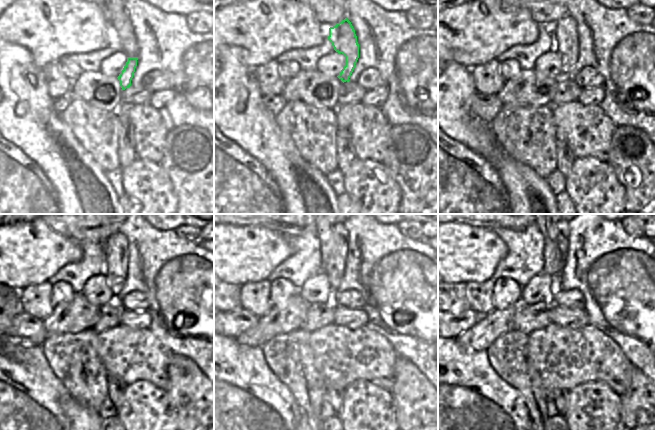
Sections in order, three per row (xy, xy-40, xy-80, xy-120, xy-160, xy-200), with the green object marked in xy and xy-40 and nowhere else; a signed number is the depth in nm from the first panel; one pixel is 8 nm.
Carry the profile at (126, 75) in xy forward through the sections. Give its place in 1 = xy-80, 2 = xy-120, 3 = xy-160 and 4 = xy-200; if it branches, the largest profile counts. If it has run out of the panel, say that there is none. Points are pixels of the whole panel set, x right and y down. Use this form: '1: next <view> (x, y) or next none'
1: next xy-80 (565, 30)
2: next xy-120 (115, 247)
3: next xy-160 (335, 268)
4: next xy-200 (562, 239)

